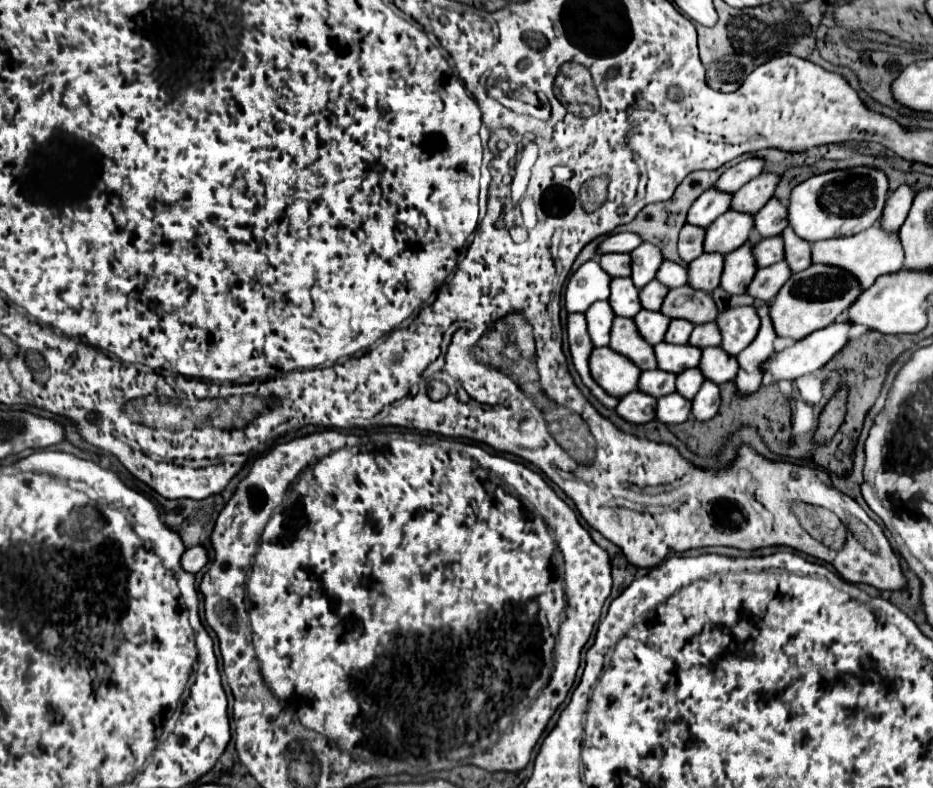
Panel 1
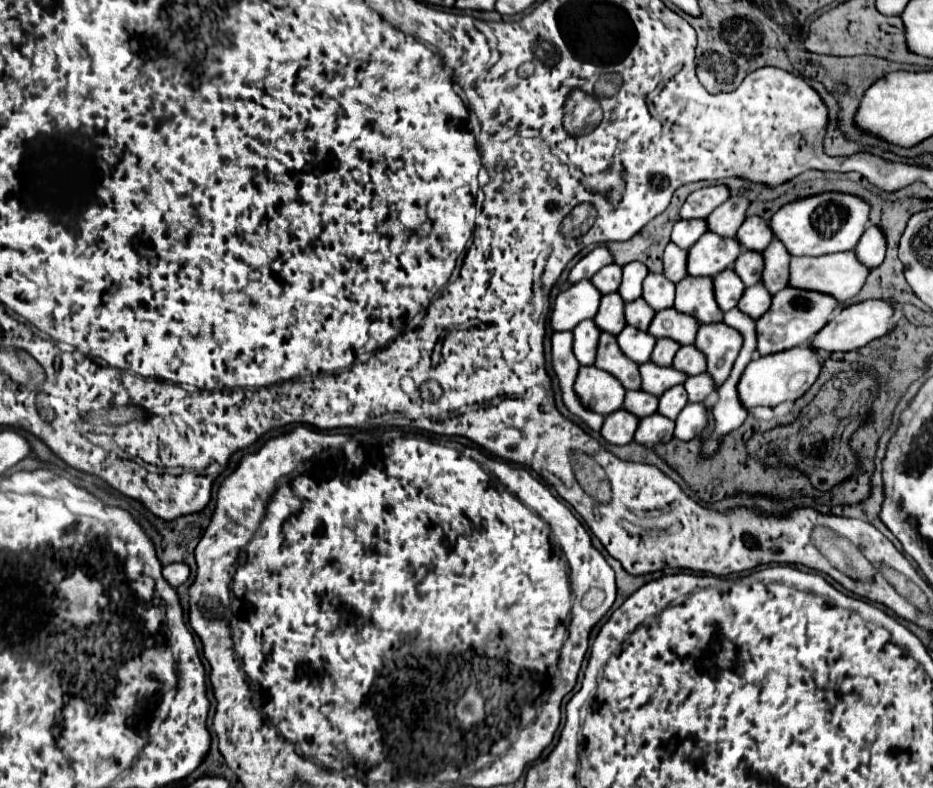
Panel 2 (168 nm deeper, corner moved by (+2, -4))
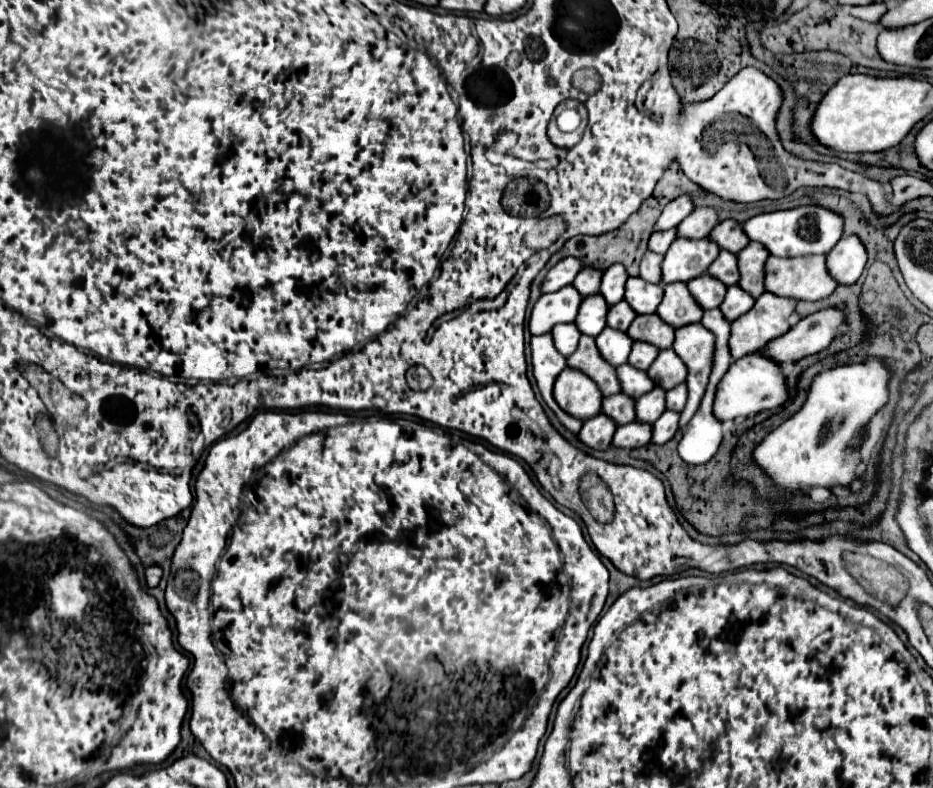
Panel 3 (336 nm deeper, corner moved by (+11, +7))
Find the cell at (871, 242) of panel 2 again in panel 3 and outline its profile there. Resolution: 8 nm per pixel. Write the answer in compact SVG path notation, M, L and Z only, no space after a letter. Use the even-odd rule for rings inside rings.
M844 233L834 249L828 253L828 271L838 283L852 285L862 275L866 261L868 251L860 237Z

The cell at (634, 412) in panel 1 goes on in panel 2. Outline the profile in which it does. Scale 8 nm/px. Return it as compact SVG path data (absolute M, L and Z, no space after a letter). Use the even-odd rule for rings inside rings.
M621 408L621 410L605 416L605 422L603 422L603 428L601 428L601 436L609 444L625 446L625 444L629 444L633 440L637 424L639 424L639 420L635 416L629 416L629 412L625 412Z

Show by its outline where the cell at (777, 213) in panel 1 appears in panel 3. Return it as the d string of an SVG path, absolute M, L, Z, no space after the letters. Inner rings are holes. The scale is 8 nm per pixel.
M726 219L722 223L718 223L712 233L710 233L710 239L714 239L722 249L728 249L732 253L738 253L742 251L750 241L748 241L748 235L744 233L742 229L742 223L734 221L734 219Z

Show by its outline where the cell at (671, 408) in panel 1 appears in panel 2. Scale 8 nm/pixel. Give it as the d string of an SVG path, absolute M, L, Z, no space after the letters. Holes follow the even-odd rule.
M657 412L653 416L647 416L641 420L641 426L635 432L633 442L643 446L653 446L659 442L669 442L673 438L673 420L665 420L665 416L659 416Z

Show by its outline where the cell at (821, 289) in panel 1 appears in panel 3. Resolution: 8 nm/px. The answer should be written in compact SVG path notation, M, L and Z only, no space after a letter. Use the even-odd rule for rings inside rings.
M762 293L754 307L744 313L744 317L738 317L736 321L732 321L732 337L730 337L730 351L732 351L732 357L734 359L740 359L748 353L756 353L760 349L764 349L772 339L784 335L788 329L790 329L790 323L788 323L788 317L796 311L796 305L798 301L792 301L788 297L776 297L772 293Z

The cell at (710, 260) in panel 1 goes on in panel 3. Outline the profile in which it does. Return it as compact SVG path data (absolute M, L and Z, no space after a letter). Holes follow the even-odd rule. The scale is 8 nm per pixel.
M676 281L676 283L664 287L664 299L658 305L656 313L666 323L670 323L672 327L678 329L682 325L700 321L700 317L704 315L704 309L700 309L700 305L696 305L696 299L692 297L692 293L688 293L688 285L682 281Z

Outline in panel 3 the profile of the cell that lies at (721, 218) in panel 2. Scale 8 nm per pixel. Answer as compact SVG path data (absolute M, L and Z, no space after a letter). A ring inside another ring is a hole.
M696 207L680 225L678 225L678 237L688 239L700 239L708 237L708 233L718 223L718 211L714 207Z

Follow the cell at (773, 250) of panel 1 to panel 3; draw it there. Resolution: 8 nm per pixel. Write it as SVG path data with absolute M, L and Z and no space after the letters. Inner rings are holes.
M720 251L718 259L708 267L706 271L712 277L718 277L722 283L726 285L736 285L740 279L740 271L738 271L738 261L734 253L724 253Z

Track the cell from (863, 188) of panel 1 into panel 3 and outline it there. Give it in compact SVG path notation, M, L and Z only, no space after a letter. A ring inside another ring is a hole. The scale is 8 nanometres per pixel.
M800 205L794 209L760 213L744 223L744 231L752 241L766 245L776 257L828 253L844 233L844 217L822 205Z

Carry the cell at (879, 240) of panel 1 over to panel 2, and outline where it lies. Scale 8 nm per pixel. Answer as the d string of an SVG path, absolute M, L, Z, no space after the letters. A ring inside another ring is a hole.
M851 250L845 254L841 252L833 256L801 256L801 258L791 258L789 262L789 286L791 288L829 294L837 302L845 302L847 298L855 296L863 288L867 276L869 272L865 272L865 268L857 264L857 258L853 256Z

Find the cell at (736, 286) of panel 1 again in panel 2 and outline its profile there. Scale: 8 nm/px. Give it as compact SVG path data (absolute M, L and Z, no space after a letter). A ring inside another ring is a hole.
M731 268L721 272L721 276L713 278L713 294L715 294L717 306L723 312L727 312L727 310L737 306L737 300L741 298L743 290L745 290L745 286L741 284L739 276Z

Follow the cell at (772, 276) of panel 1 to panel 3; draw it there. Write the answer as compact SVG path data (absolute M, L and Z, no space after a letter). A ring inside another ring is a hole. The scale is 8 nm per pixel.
M732 285L732 287L728 287L726 299L724 299L724 303L720 305L720 309L722 309L722 313L724 313L724 317L726 317L728 321L734 321L734 319L738 319L740 315L748 313L748 309L752 309L754 301L756 301L756 299L748 297L748 293L744 293L744 289L740 289L738 285Z

